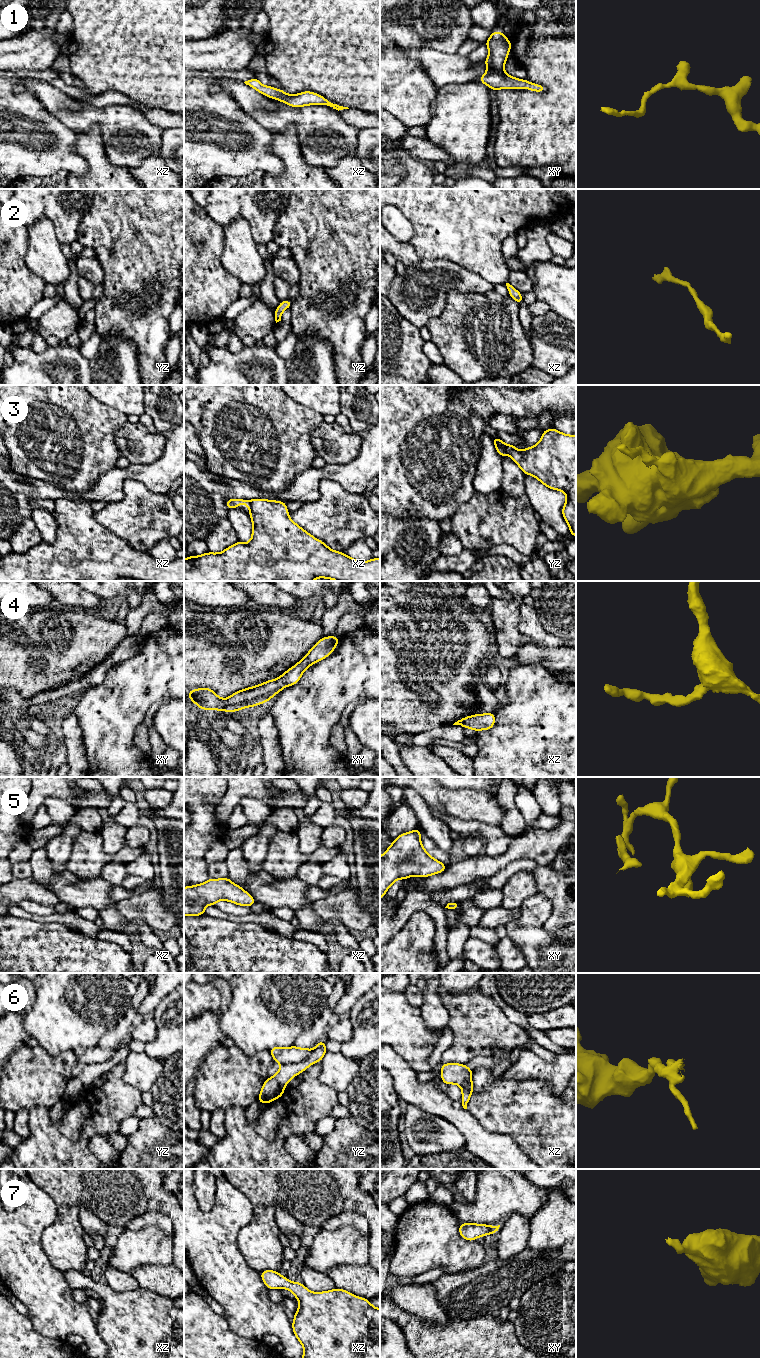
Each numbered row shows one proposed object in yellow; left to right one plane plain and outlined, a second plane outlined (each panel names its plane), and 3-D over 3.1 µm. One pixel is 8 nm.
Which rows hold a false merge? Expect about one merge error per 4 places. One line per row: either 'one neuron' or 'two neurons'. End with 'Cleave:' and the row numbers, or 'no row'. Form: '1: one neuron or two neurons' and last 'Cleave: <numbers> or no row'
1: one neuron
2: one neuron
3: two neurons
4: one neuron
5: one neuron
6: two neurons
7: one neuron
Cleave: 3, 6

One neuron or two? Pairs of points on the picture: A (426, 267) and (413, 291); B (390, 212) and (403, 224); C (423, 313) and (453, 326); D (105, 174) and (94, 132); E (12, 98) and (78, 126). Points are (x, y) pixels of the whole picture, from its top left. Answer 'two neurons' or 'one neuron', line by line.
A: one neuron
B: one neuron
C: two neurons
D: one neuron
E: two neurons

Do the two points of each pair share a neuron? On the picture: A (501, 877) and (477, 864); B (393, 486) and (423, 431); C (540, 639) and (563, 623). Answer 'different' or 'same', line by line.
A: different
B: same
C: different

